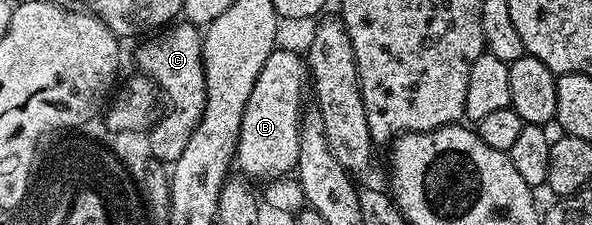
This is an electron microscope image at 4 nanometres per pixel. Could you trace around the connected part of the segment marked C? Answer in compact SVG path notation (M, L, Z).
M178 21L171 24L168 28L161 30L158 34L143 40L143 43L136 53L137 70L153 79L159 90L170 99L172 109L169 115L162 119L157 118L149 128L146 142L148 144L149 156L155 160L166 161L166 163L176 162L186 149L186 143L190 139L190 134L194 131L201 121L202 113L205 111L206 81L203 56L203 34L201 30L193 23L187 21Z

